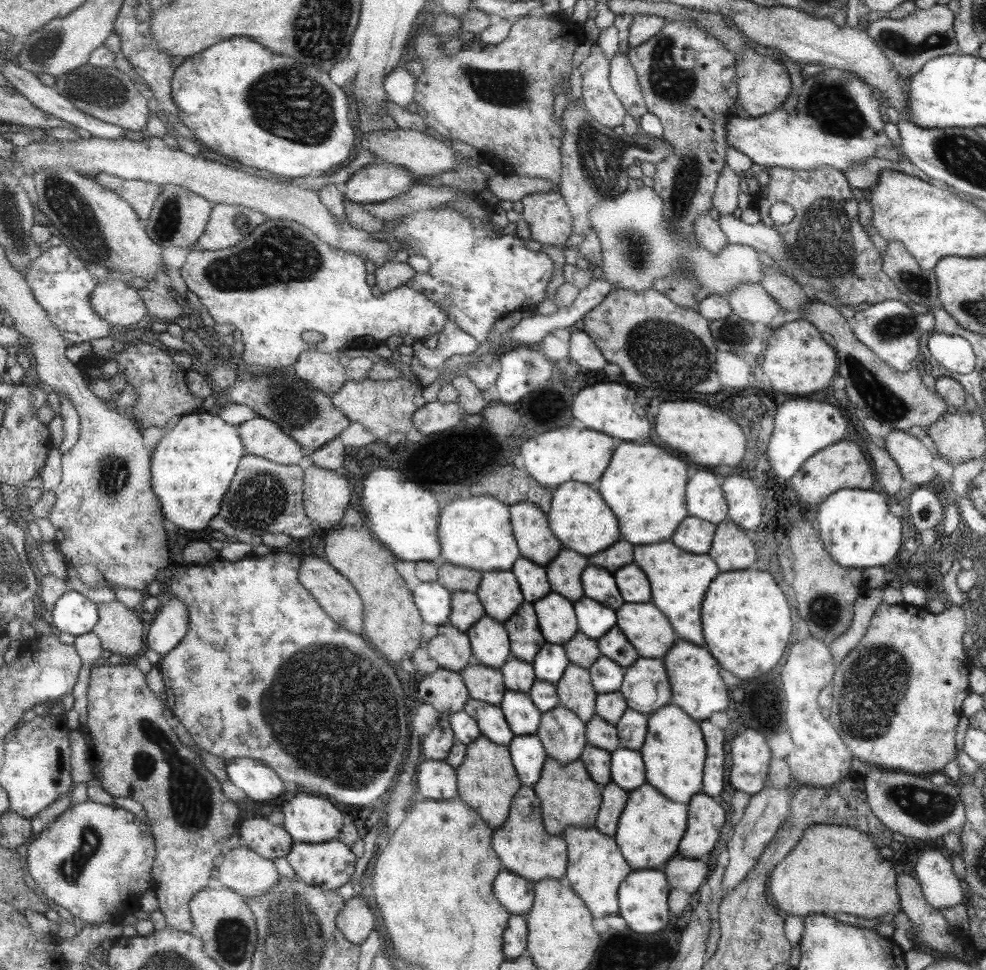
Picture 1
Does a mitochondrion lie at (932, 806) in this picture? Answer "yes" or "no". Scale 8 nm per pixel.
yes

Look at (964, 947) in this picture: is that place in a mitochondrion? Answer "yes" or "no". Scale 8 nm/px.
no

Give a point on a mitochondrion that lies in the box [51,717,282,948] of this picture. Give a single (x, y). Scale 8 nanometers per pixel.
(72, 869)

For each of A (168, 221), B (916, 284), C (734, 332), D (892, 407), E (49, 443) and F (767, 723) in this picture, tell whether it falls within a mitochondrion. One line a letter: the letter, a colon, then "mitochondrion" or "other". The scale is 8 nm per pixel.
A: mitochondrion
B: mitochondrion
C: mitochondrion
D: mitochondrion
E: other
F: other

